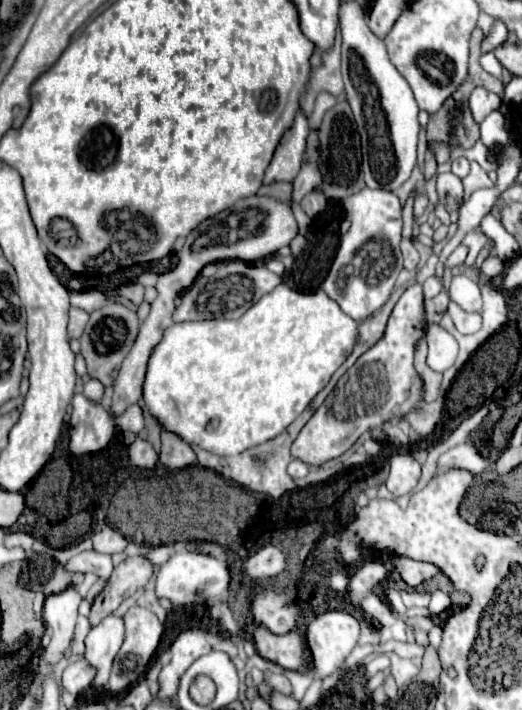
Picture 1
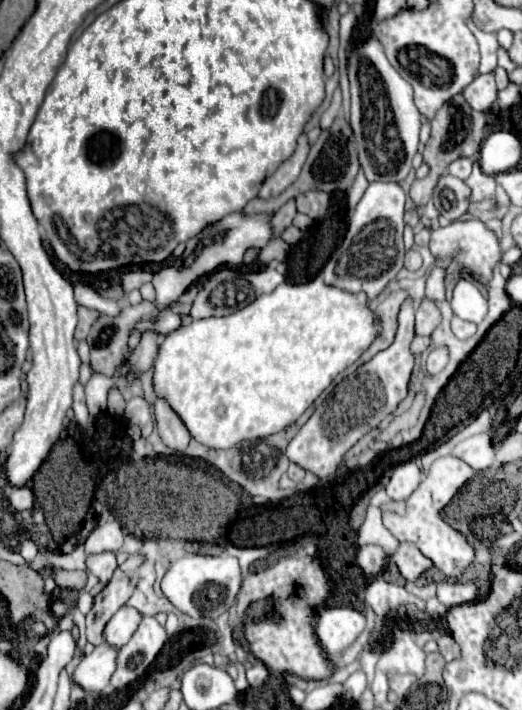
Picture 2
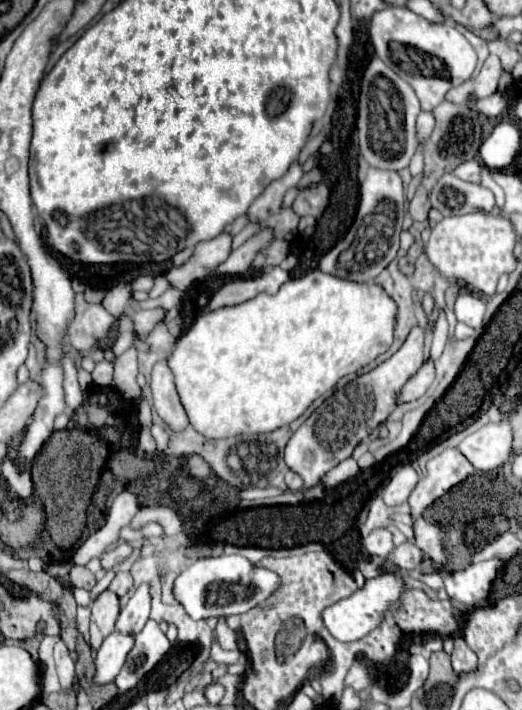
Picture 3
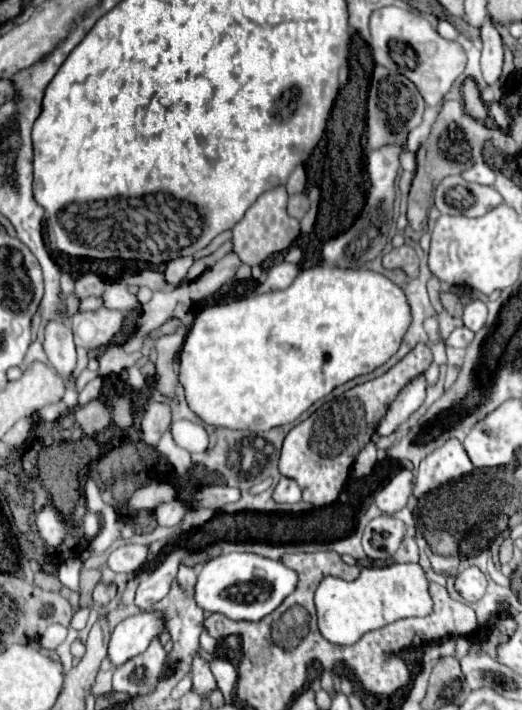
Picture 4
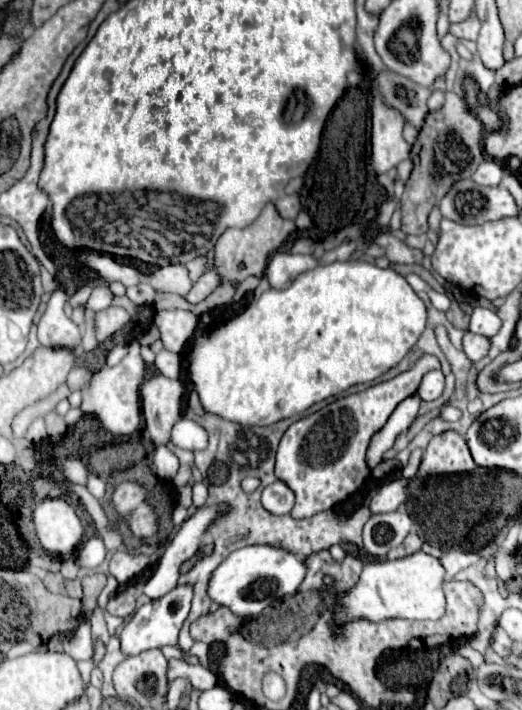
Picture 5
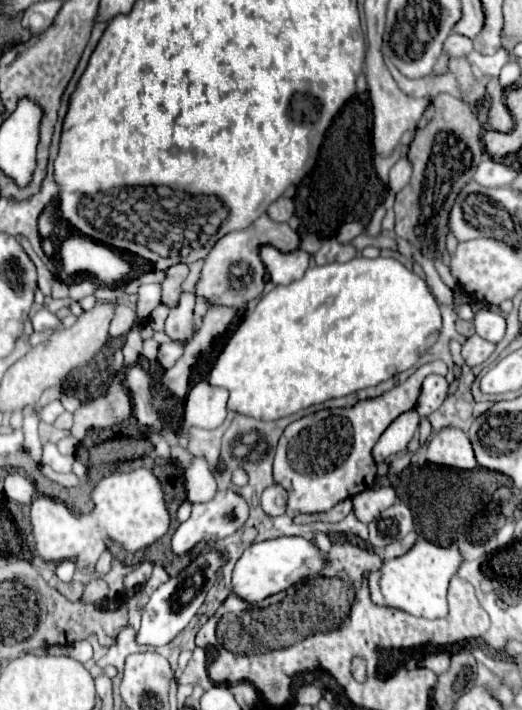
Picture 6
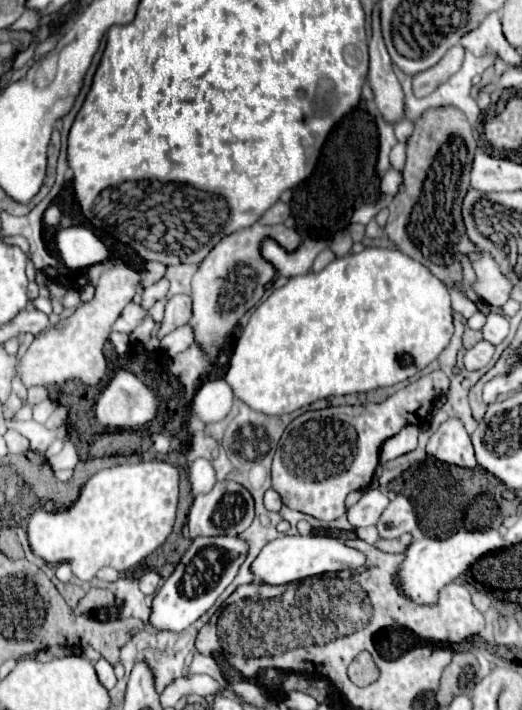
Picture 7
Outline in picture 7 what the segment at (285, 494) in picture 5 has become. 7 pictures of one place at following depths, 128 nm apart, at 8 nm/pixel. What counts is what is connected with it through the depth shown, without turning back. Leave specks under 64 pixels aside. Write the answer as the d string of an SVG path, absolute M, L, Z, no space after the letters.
M268 490L264 494L264 506L266 506L266 510L272 510L272 512L278 512L282 508L282 500L276 490Z

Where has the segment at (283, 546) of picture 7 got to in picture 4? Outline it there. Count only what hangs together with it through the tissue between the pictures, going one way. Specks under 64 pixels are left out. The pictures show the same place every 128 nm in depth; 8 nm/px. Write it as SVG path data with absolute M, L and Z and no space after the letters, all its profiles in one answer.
M232 552L212 558L200 568L194 584L194 600L204 612L220 612L232 620L262 620L294 592L296 584L296 572L280 564L280 560Z

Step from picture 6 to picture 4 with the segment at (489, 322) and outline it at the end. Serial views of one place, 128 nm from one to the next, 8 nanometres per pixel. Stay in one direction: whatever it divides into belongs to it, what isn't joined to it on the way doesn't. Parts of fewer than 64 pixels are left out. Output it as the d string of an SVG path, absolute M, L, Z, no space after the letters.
M474 300L474 302L470 302L470 304L464 306L462 322L464 322L464 326L468 326L470 330L478 332L478 330L484 326L484 322L486 322L486 314L488 314L486 304L480 302L480 300Z

